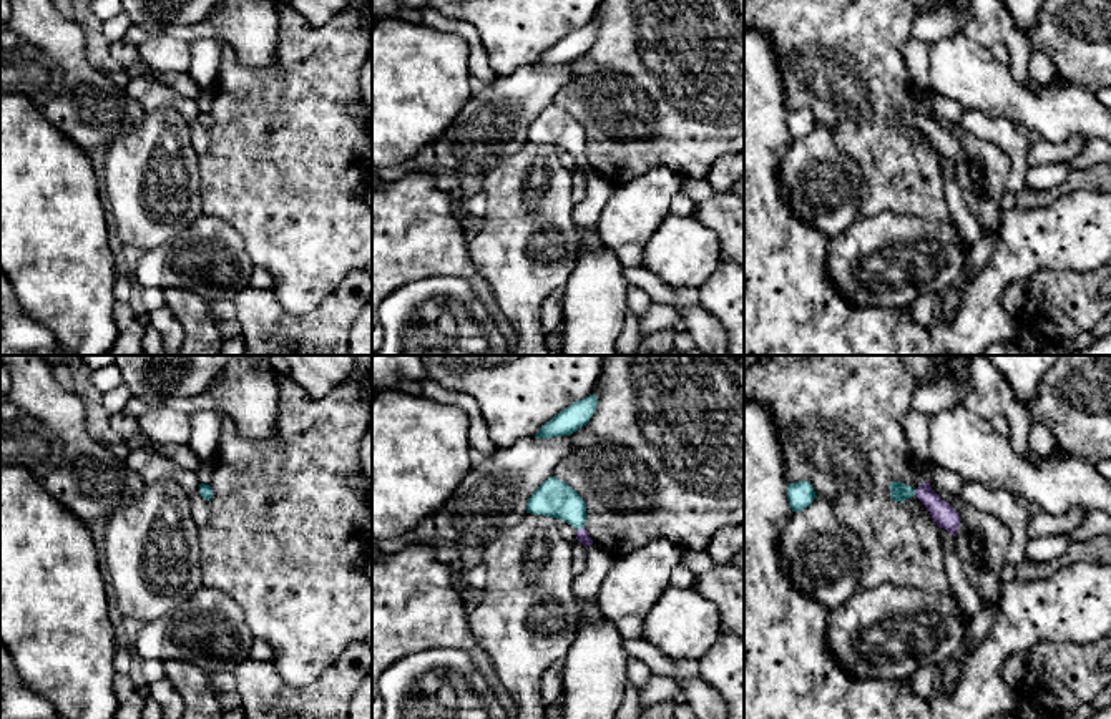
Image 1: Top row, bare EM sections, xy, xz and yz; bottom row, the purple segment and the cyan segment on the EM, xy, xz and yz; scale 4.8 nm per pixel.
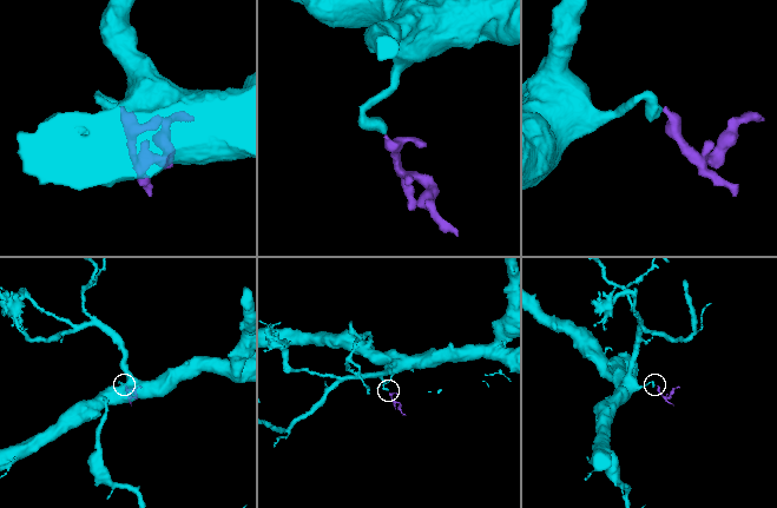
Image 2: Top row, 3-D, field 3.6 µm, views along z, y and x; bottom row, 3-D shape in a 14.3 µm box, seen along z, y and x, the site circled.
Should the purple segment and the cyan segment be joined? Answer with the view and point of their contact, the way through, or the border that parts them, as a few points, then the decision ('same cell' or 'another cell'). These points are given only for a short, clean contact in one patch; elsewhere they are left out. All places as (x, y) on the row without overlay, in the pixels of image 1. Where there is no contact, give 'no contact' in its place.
contact xz (580, 156); way xz (582, 163), (580, 156), (555, 127); same cell

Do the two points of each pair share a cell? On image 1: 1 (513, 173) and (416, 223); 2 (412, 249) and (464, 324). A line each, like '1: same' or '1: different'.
1: different
2: different

